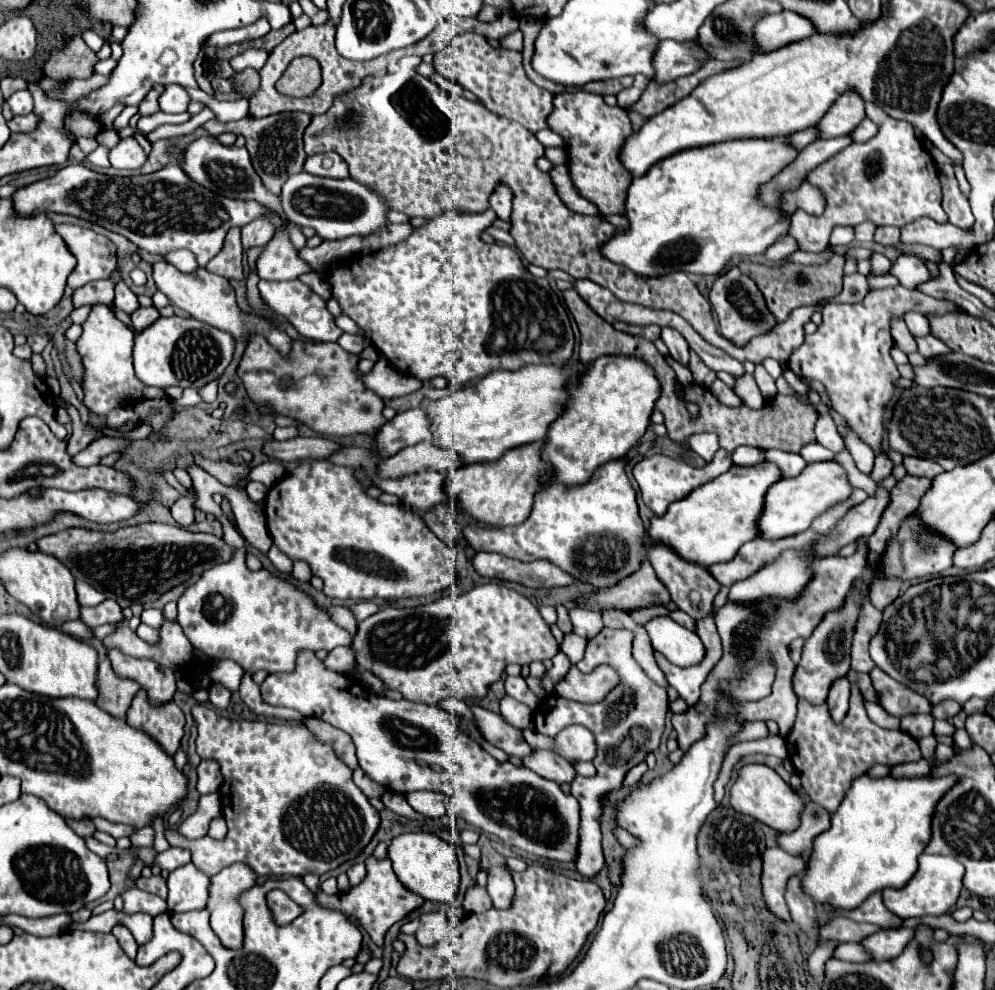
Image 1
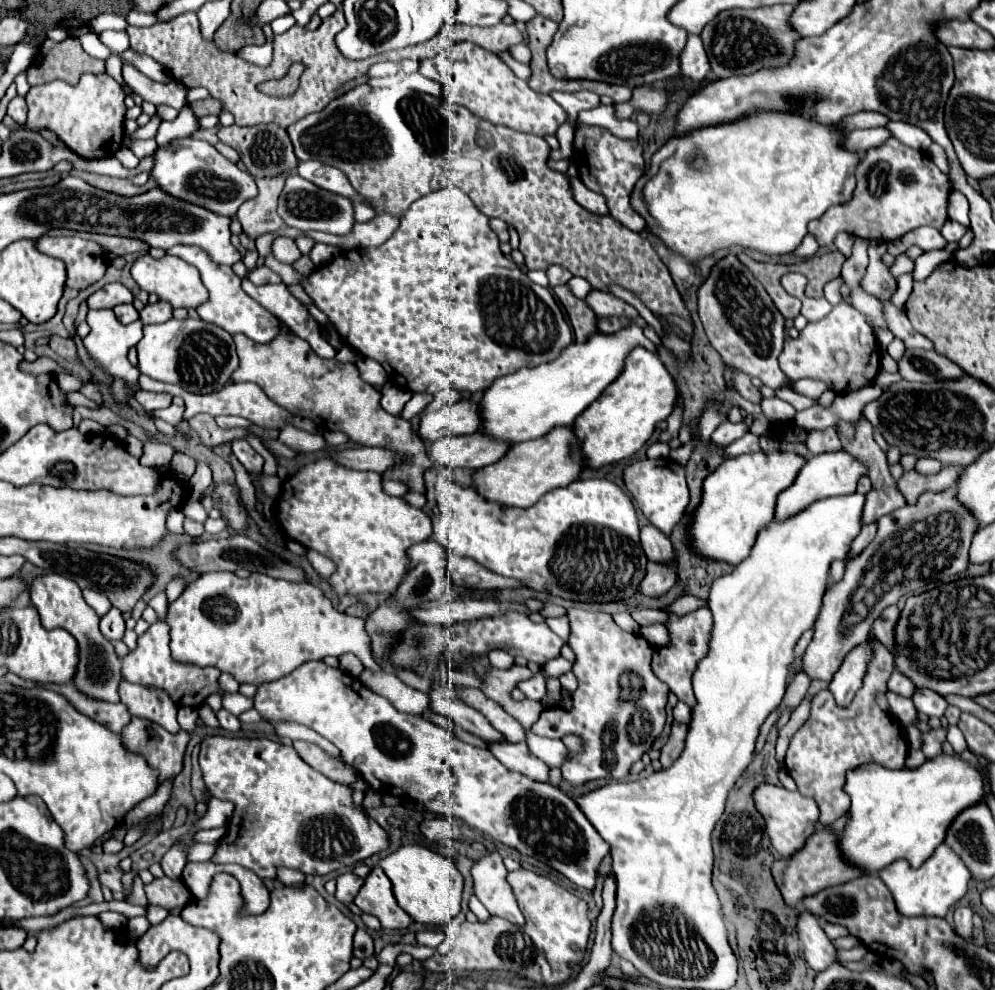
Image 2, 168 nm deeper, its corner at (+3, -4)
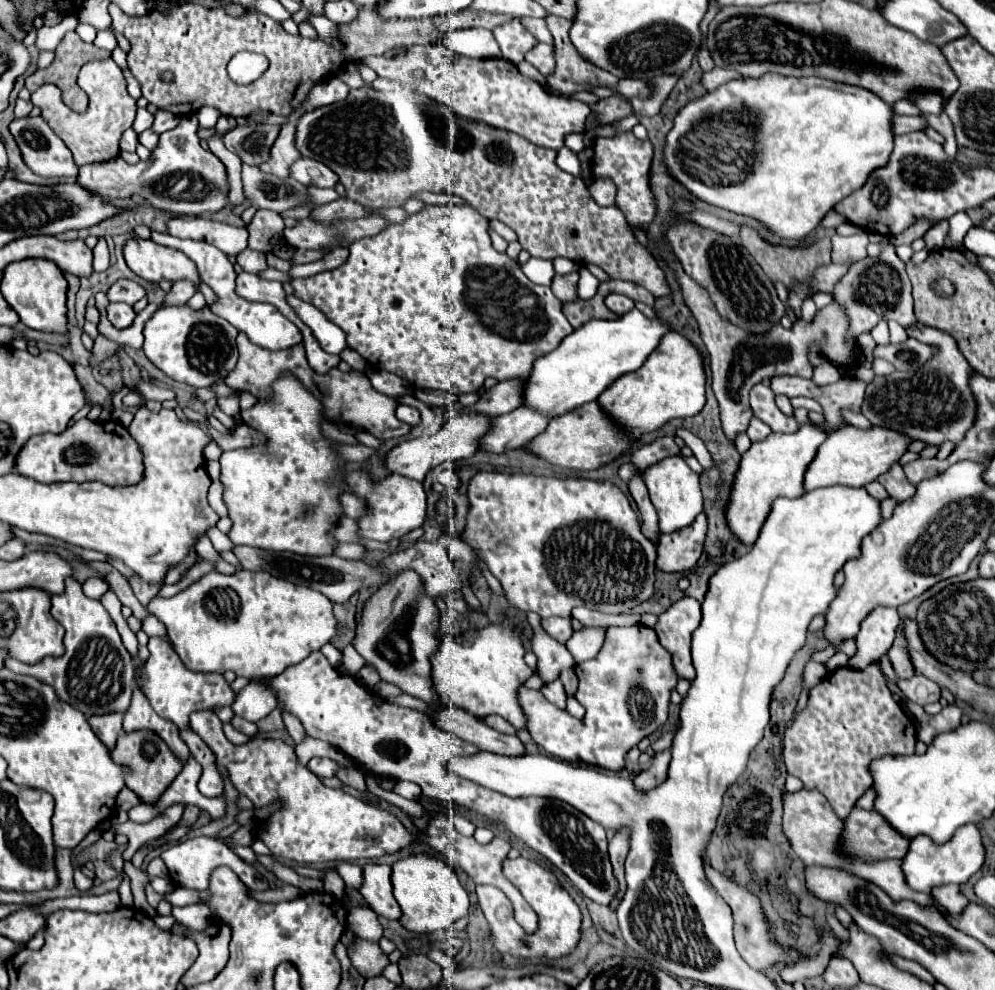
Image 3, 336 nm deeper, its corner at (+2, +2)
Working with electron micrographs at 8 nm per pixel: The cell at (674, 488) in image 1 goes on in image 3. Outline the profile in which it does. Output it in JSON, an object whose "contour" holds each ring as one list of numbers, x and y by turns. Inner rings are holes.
{"contour":[[677,456,663,458,657,464,647,466,645,470,639,470,633,462,627,462,627,464,620,466,618,474,625,482,628,482,633,476,637,476,637,474,643,478,643,482,649,490,651,502,653,502,653,506,659,514,661,532,675,532,675,530,681,530,681,528,693,524,695,516,701,514,701,510,703,510,703,498,701,498,701,490,699,490,699,474,693,472]]}

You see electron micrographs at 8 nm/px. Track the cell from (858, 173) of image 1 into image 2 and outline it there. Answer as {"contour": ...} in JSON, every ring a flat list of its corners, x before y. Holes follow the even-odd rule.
{"contour":[[896,138,866,152,856,168,856,180,858,186,848,204,832,206,810,222,808,230,818,238,822,248,830,246,838,232,848,232,866,240,892,242,920,226,942,228,948,220,948,196,952,192,948,174,940,172,926,152,914,150]]}

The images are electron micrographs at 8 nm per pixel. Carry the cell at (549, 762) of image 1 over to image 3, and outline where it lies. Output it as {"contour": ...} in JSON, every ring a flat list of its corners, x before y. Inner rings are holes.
{"contour":[[447,706,447,708,437,708,437,712,431,716,435,720,435,724,451,734,455,734,457,738,475,744,479,750,491,752,491,754,499,754,499,756,523,756,525,746,517,736,507,736,501,734,493,728,489,728,487,724,479,722,479,718,471,716,465,710,459,710,455,706]]}

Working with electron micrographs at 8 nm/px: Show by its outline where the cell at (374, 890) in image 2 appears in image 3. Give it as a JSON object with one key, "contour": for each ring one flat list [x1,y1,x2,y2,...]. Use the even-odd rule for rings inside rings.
{"contour":[[371,862,363,868,363,884,359,892,379,916,385,916,389,920,399,920,401,908,391,894,389,878,391,878,391,866]]}

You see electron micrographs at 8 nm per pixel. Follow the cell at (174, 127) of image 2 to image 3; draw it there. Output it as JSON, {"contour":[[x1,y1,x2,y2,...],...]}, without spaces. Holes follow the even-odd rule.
{"contour":[[202,107,196,112,199,125,202,128,214,128,218,118,222,115,217,109,212,107]]}

